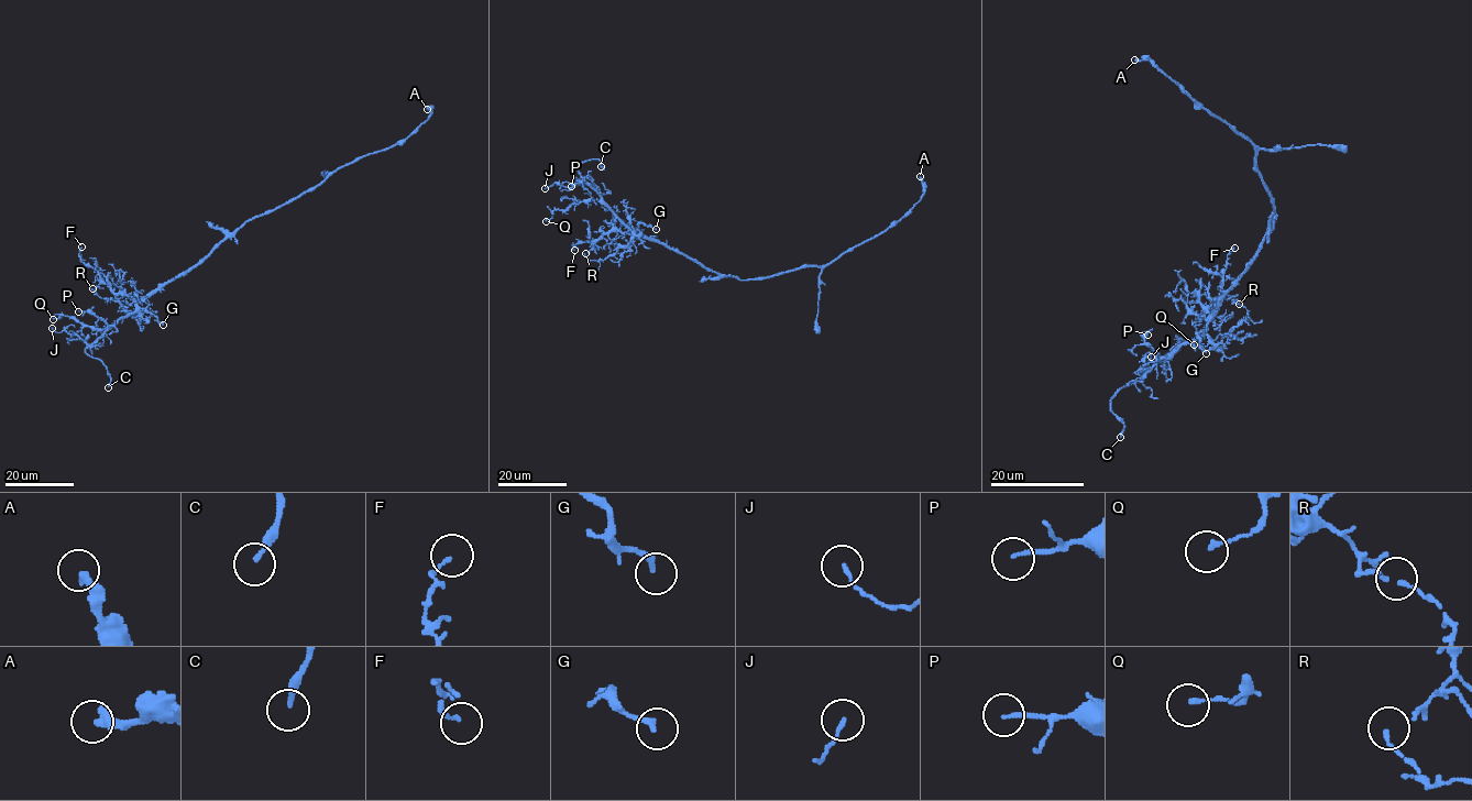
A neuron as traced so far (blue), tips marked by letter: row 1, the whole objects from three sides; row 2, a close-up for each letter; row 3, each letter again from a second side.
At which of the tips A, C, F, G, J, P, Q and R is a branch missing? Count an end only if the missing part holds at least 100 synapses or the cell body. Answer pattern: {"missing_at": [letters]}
{"missing_at": ["C"]}

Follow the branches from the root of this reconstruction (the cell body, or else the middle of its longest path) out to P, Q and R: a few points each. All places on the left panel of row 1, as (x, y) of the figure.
P: (232, 232), (197, 263), (152, 291), (131, 314), (111, 327), (87, 311), (78, 311)
Q: (232, 232), (197, 263), (152, 291), (133, 311), (103, 329), (84, 327), (61, 315), (53, 319)
R: (232, 232), (197, 263), (136, 304), (139, 320), (122, 304), (100, 297), (92, 288)

